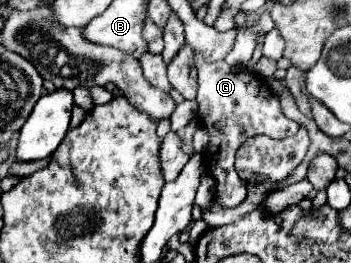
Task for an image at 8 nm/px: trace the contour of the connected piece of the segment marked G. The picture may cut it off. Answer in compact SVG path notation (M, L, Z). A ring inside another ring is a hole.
M195 55L195 67L199 73L197 119L199 125L205 127L209 133L209 145L203 151L203 157L209 173L215 179L215 201L219 201L223 207L237 207L239 203L245 201L243 199L245 195L239 193L241 179L237 177L237 171L233 167L239 145L245 139L261 133L273 139L283 139L295 135L299 125L283 115L279 97L271 91L267 81L251 73L247 67L231 67L227 63L207 63L201 61L199 55Z

